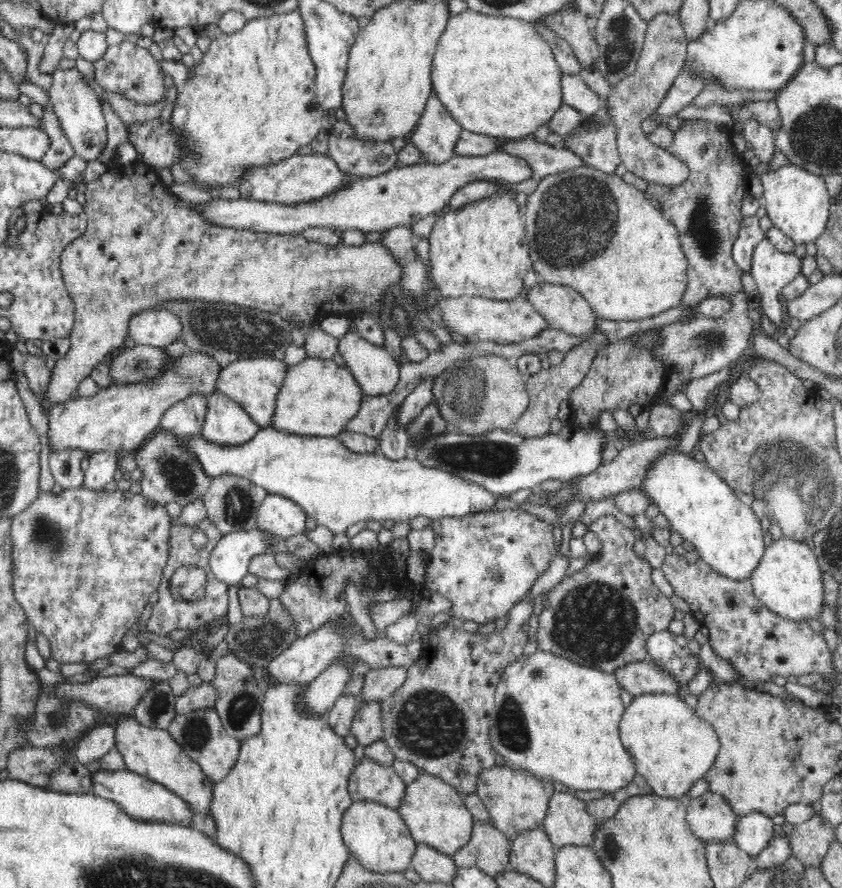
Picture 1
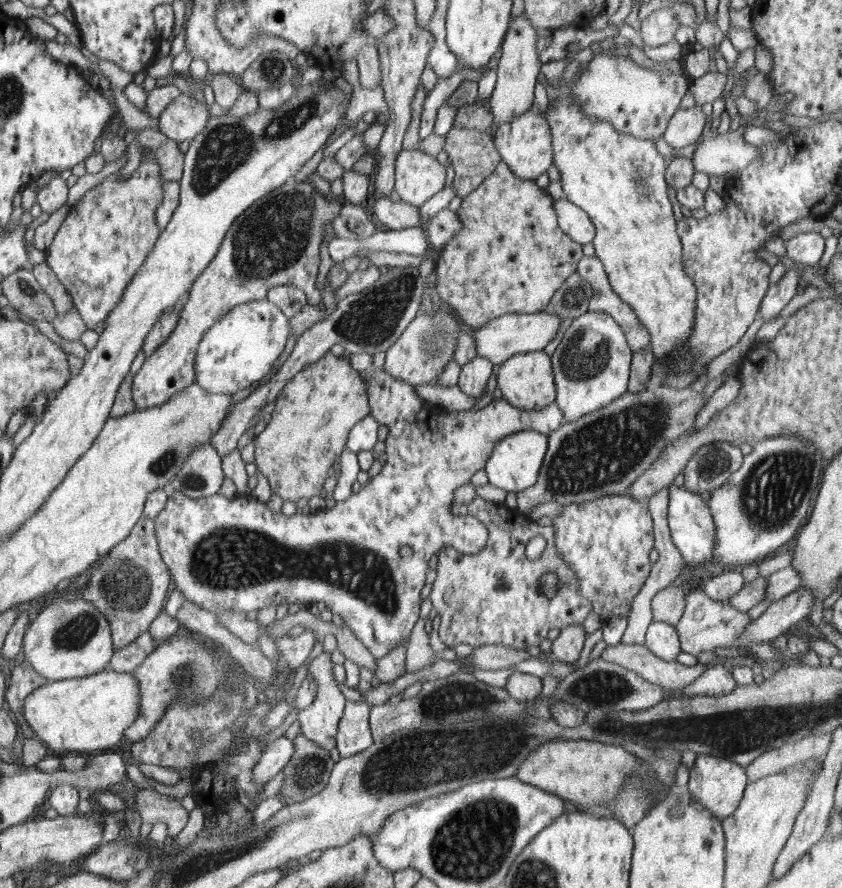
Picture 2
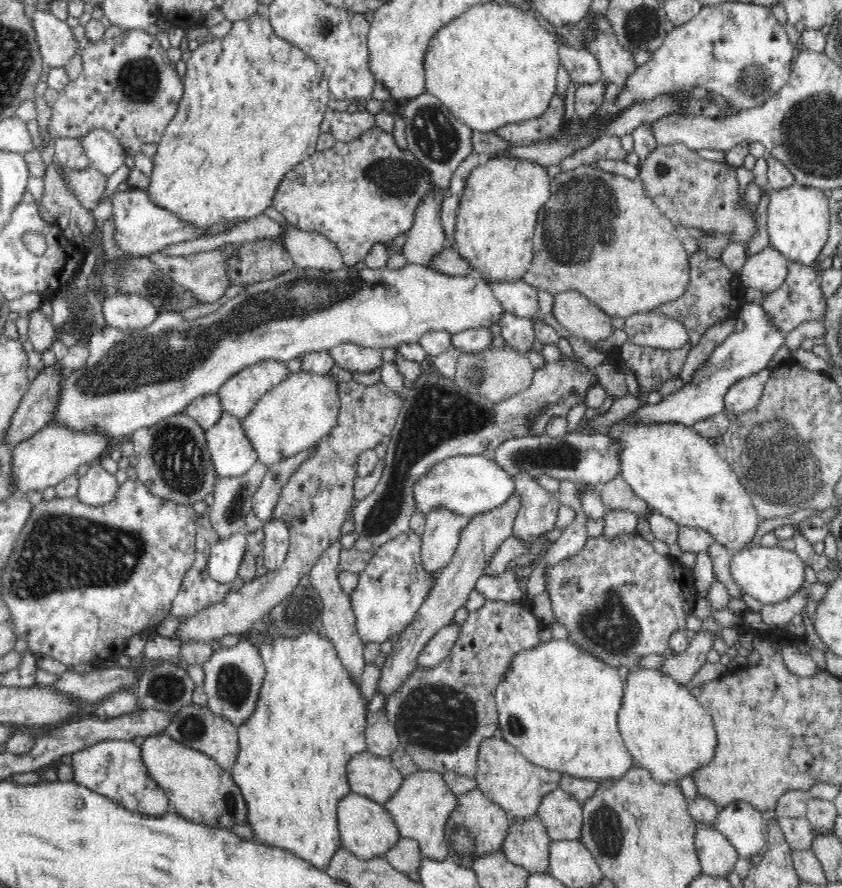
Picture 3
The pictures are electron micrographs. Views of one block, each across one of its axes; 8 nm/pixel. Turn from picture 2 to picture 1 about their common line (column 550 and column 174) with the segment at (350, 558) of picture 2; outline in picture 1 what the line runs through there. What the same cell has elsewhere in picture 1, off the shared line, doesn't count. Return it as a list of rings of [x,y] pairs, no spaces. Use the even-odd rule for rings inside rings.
[[[191,394],[163,414],[159,428],[180,436],[200,435],[207,410],[207,397]]]

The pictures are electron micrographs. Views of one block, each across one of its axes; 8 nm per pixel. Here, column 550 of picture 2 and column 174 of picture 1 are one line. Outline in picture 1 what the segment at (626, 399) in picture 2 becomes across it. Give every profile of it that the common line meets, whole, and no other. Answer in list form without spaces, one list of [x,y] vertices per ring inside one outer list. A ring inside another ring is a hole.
[[[159,428],[137,449],[137,453],[133,453],[136,464],[142,471],[141,494],[161,505],[178,502],[183,507],[202,499],[212,482],[212,478],[197,464],[196,457],[192,457],[192,453],[184,453],[178,442],[180,435]]]

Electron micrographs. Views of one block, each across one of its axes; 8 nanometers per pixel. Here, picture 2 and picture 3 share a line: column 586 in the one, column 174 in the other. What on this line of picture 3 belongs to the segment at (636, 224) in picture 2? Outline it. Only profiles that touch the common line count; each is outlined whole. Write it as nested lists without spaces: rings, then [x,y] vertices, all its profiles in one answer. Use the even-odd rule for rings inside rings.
[[[259,11],[246,20],[233,22],[230,32],[224,38],[215,38],[208,43],[201,41],[199,47],[192,52],[192,56],[185,63],[187,69],[182,80],[184,96],[180,98],[176,114],[166,126],[163,137],[158,143],[147,193],[152,202],[166,210],[175,211],[184,222],[195,223],[195,226],[210,227],[212,235],[220,235],[230,231],[238,222],[240,224],[248,222],[248,220],[262,215],[266,208],[272,207],[272,196],[275,194],[278,184],[282,182],[284,175],[299,162],[316,152],[320,123],[325,118],[326,107],[331,96],[324,73],[316,61],[310,59],[297,46],[278,37],[272,28],[268,14],[265,12]]]

